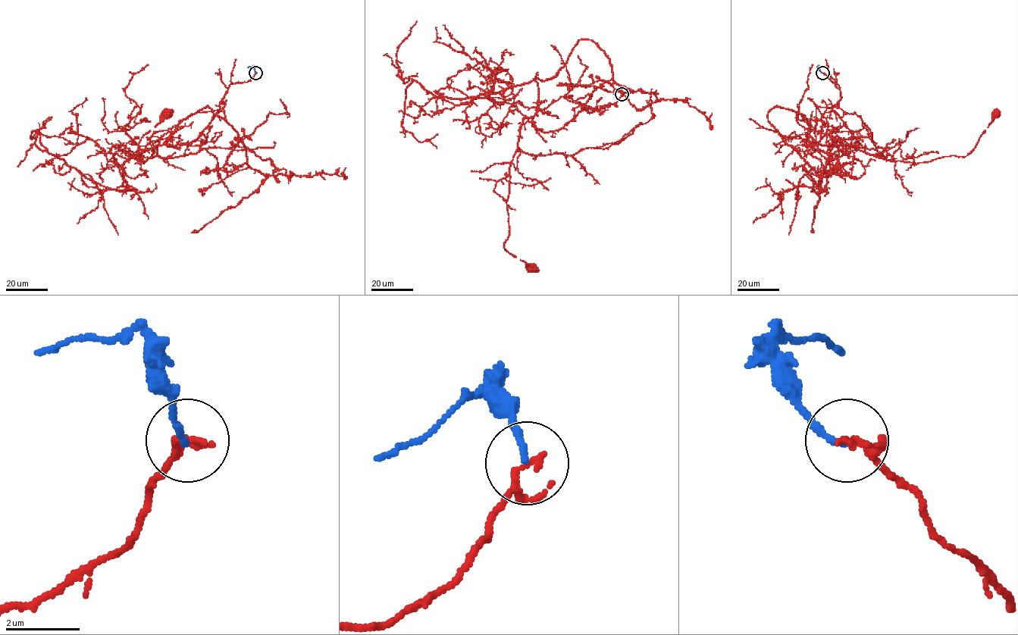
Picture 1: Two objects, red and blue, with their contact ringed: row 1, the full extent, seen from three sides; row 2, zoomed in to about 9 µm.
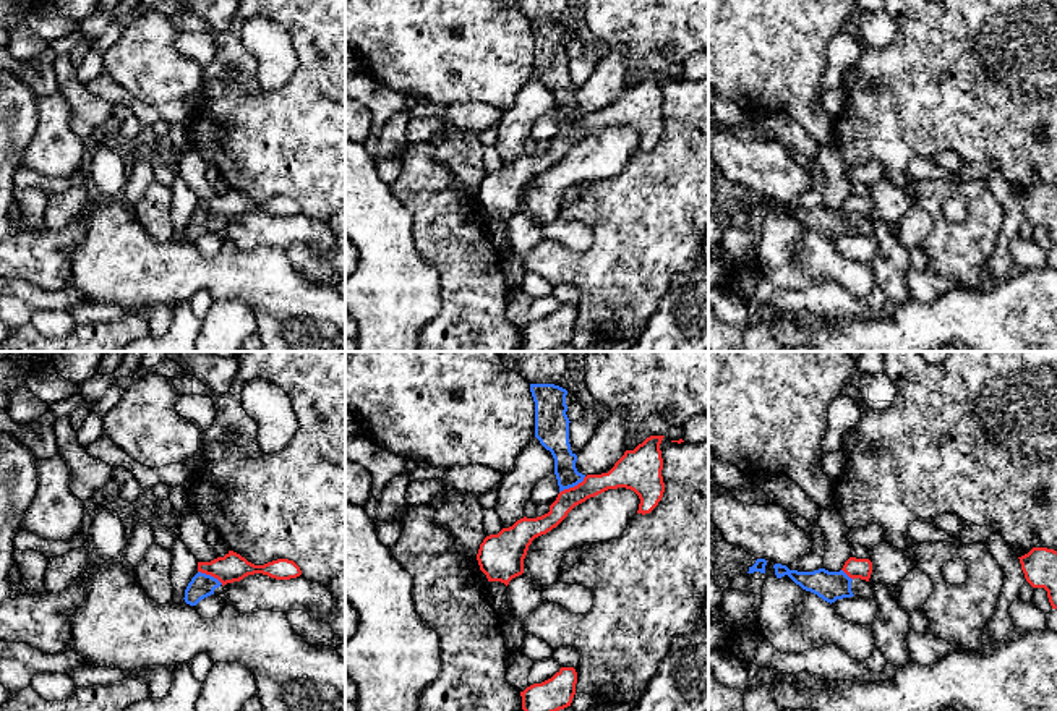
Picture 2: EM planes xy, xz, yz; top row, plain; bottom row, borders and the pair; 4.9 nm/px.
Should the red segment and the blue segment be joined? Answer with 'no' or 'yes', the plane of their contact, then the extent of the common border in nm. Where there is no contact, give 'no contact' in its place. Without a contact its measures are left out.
no; contact in xz; length 160 nm

